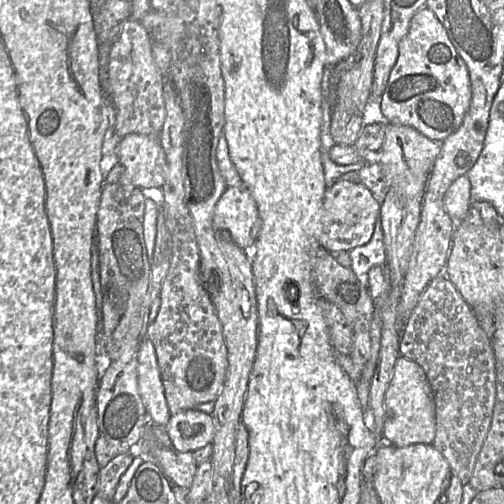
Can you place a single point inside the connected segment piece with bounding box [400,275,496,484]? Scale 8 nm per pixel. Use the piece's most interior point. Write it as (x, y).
(442, 335)

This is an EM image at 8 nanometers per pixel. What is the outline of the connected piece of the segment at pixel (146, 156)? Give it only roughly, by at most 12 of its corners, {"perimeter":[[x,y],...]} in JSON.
{"perimeter":[[130,133],[118,162],[138,187],[161,188],[167,160],[159,136]]}

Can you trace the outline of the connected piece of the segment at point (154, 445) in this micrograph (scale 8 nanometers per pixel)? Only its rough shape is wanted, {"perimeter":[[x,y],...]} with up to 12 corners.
{"perimeter":[[145,425],[135,445],[172,484],[190,488],[198,468],[192,452],[162,445]]}

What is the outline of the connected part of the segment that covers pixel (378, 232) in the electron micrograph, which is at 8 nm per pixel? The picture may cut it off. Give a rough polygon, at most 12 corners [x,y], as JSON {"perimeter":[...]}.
{"perimeter":[[380,215],[371,239],[349,250],[350,269],[368,289],[369,270],[386,264]]}

